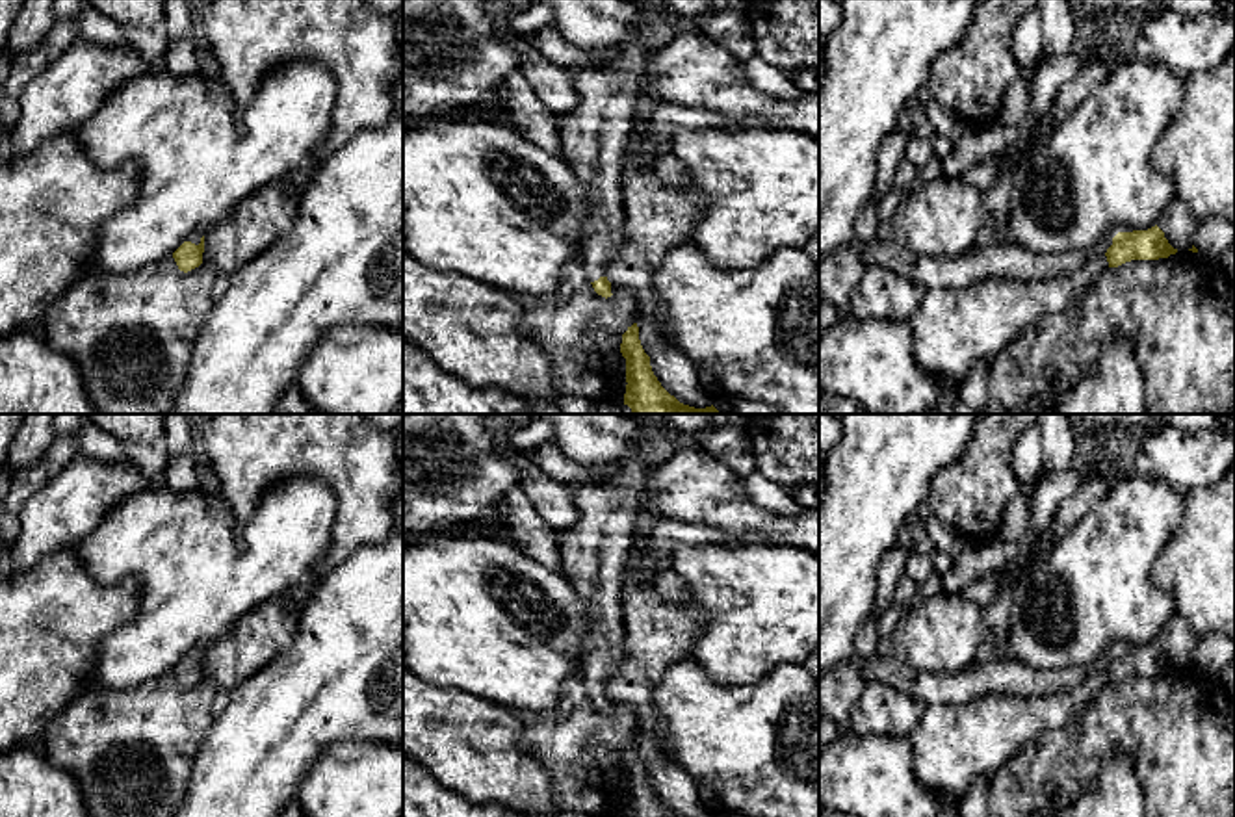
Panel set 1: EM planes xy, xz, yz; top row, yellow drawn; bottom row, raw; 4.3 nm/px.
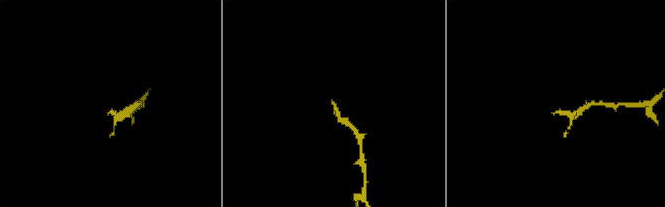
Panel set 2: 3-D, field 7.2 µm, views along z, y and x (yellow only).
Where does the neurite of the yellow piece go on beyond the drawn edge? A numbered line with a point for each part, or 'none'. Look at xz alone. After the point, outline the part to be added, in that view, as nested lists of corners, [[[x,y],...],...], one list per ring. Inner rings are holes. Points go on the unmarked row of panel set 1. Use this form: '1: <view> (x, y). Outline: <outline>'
1: xz (595, 552). Outline: [[[628,455],[617,464],[615,479],[574,490],[579,520],[555,535],[561,574],[587,613],[581,676],[591,698],[605,693],[605,681],[622,661],[622,587],[643,486],[652,470],[643,455]]]

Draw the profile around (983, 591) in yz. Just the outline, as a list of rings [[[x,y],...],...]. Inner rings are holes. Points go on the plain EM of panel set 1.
[[[1055,518],[1049,522],[1049,525],[1042,531],[1036,544],[1027,551],[1012,559],[1003,568],[994,570],[992,574],[966,585],[960,590],[960,596],[968,602],[977,603],[979,607],[988,607],[994,603],[999,592],[999,581],[1005,574],[1012,574],[1016,570],[1021,570],[1027,563],[1031,563],[1047,544],[1051,542],[1055,531]]]

